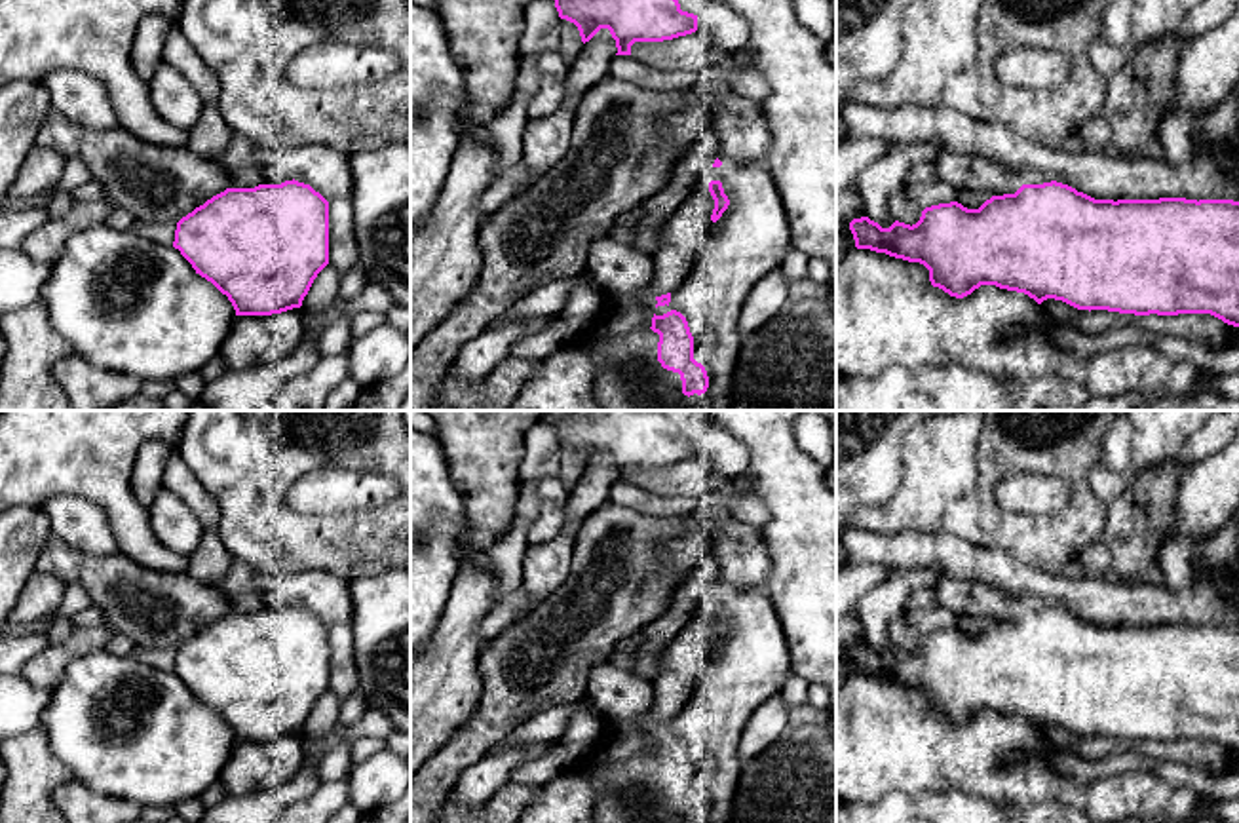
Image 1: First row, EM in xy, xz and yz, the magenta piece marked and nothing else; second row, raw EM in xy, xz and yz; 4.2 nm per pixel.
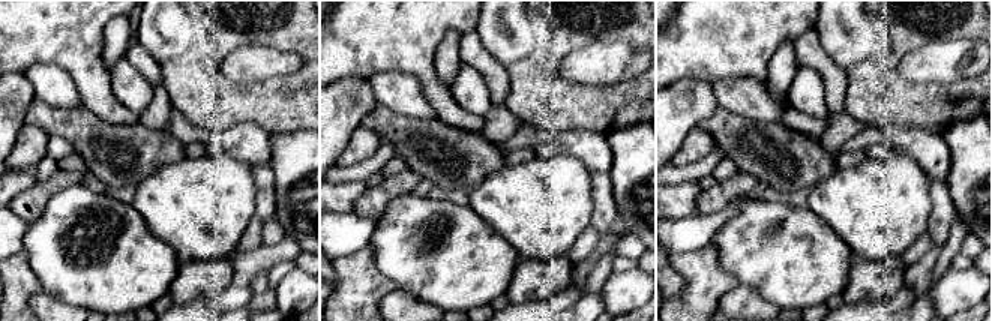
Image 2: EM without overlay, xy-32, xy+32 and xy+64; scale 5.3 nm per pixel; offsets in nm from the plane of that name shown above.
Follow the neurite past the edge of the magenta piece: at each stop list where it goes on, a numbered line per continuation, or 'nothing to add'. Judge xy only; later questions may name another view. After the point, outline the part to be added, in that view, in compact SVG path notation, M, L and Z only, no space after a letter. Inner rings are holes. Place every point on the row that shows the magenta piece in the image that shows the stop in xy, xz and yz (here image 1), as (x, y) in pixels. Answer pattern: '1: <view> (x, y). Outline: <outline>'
1: xy (276, 172). Outline: M289 150L272 152L272 160L264 167L260 167L264 177L262 184L281 184L285 181L293 181L285 163L287 152Z

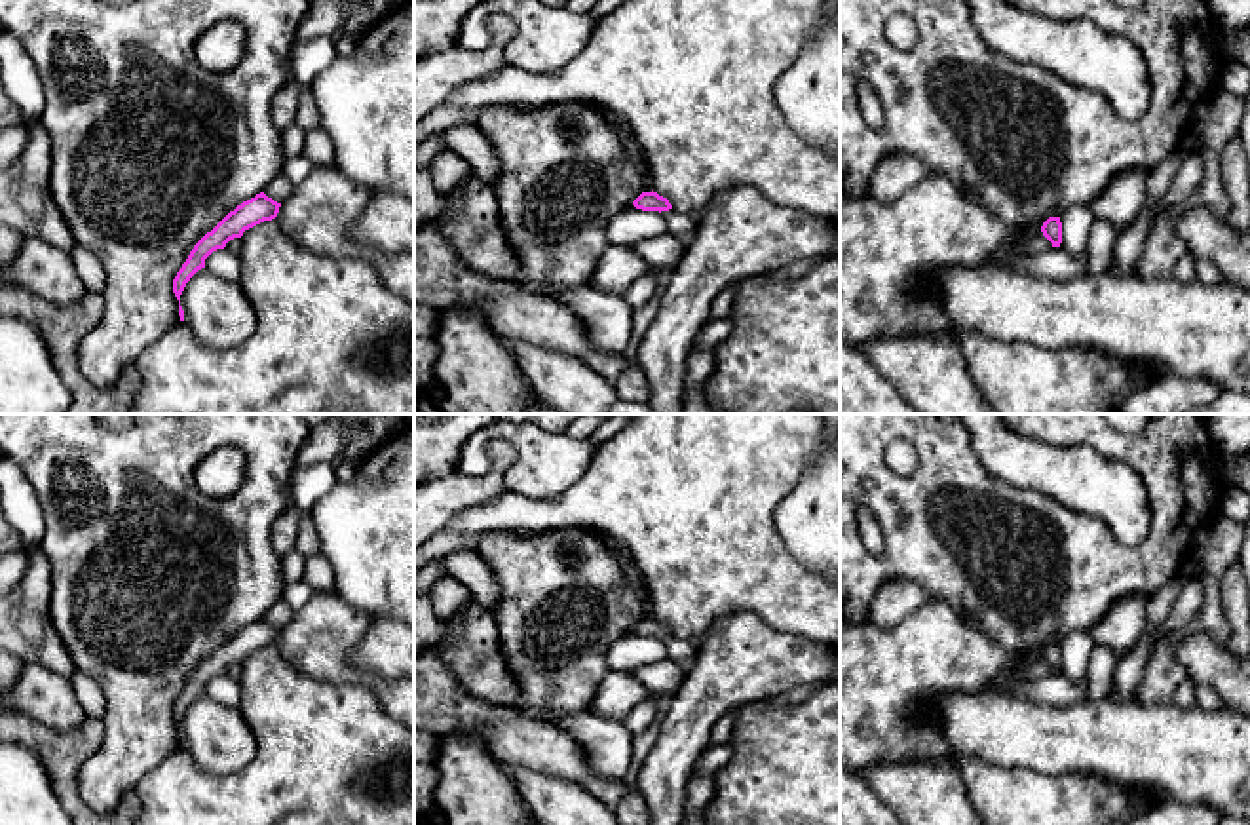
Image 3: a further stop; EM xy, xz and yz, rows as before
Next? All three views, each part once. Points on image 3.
nothing to add

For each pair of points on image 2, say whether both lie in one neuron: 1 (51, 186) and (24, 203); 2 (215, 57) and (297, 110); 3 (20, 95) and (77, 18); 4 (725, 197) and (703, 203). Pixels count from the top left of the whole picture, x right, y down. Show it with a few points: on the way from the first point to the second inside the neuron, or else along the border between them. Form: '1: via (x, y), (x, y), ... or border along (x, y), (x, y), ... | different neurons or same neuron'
1: via (45, 191), (30, 203) | same neuron
2: via (219, 83), (239, 102), (272, 104) | same neuron
3: border along (15, 71), (23, 74) | different neurons
4: via (719, 197), (709, 201) | same neuron

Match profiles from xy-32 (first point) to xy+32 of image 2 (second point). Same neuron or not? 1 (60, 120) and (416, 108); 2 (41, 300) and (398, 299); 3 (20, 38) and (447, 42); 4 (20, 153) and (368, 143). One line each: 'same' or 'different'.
1: different
2: same
3: different
4: same

